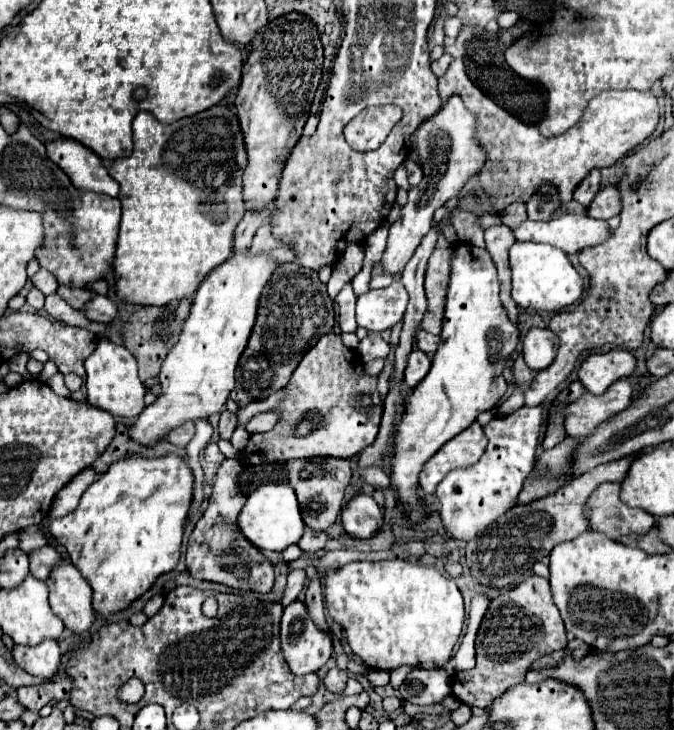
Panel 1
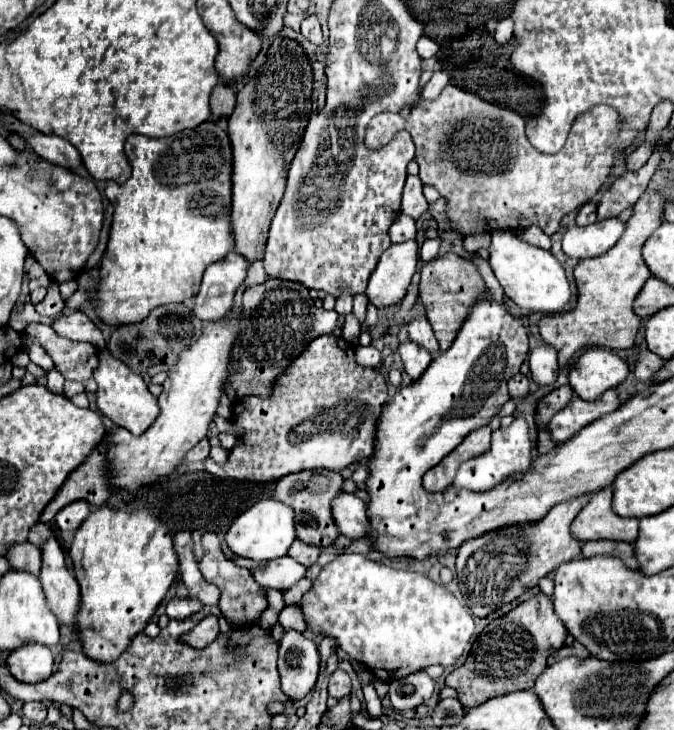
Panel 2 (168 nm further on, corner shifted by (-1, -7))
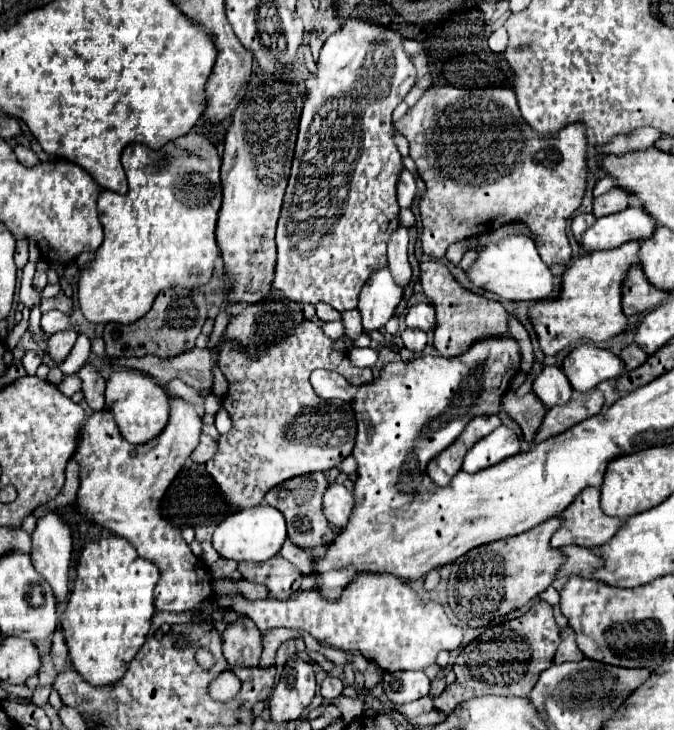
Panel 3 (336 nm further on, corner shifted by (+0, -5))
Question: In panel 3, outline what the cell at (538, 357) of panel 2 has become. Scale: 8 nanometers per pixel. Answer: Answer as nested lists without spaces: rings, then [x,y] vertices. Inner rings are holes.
[[[544,366],[540,376],[534,380],[532,392],[542,400],[542,404],[546,404],[546,408],[550,408],[566,404],[574,390],[558,366]]]

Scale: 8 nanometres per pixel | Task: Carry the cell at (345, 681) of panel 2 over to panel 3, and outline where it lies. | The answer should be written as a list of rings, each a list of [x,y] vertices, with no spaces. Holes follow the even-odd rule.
[[[326,676],[326,678],[322,680],[322,684],[320,684],[320,692],[322,692],[322,696],[328,698],[328,700],[338,698],[340,692],[342,692],[342,688],[344,688],[344,684],[342,684],[342,680],[336,678],[336,676]]]

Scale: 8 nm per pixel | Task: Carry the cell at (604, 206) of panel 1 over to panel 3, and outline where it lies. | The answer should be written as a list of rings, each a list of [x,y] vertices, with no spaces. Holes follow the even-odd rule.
[[[612,188],[610,192],[606,192],[606,194],[602,194],[594,200],[594,216],[602,218],[602,216],[608,216],[608,214],[626,210],[628,208],[628,198],[630,198],[630,194],[626,194],[624,190]]]

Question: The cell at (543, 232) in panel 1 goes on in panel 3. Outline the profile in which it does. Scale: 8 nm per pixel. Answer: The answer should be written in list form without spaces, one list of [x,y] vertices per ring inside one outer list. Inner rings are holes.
[[[626,208],[618,214],[598,218],[582,236],[582,248],[604,250],[618,248],[630,240],[648,240],[656,230],[656,220],[644,208]]]

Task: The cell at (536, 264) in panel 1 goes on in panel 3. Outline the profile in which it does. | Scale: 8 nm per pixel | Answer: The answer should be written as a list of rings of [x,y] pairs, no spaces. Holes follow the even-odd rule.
[[[508,236],[500,242],[490,242],[478,250],[474,264],[466,270],[468,280],[488,292],[498,294],[500,298],[518,302],[518,300],[544,300],[552,292],[552,274],[542,262],[538,248],[528,236]]]

